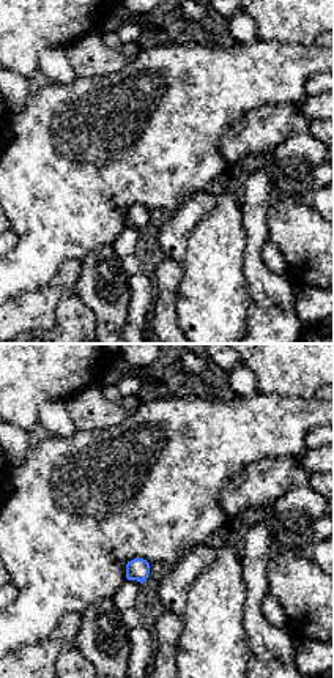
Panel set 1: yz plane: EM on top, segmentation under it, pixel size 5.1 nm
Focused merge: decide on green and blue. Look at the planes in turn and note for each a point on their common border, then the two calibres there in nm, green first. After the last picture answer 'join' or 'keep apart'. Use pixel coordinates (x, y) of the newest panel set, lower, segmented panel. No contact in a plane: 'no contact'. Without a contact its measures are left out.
no contact

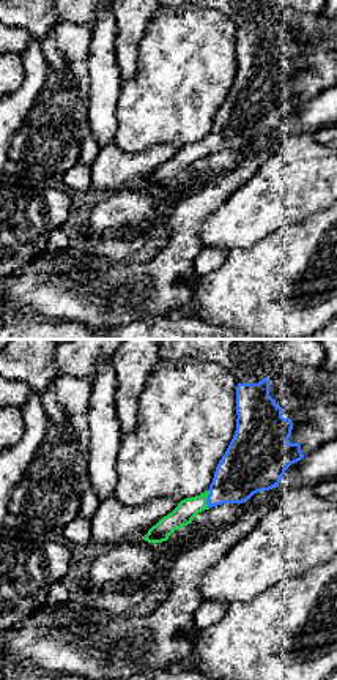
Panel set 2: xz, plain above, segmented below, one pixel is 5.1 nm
(207, 497) | 110/260 nm

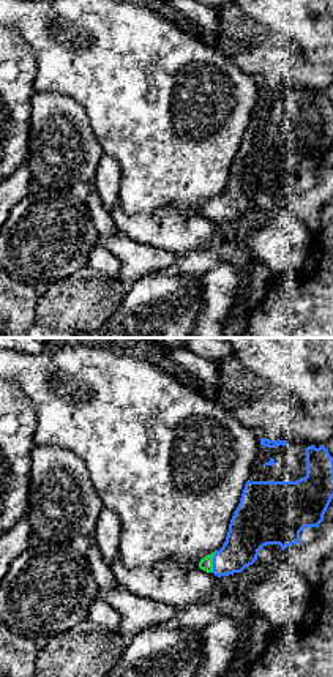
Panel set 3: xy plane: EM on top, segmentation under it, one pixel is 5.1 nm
(212, 562) | 70/220 nm

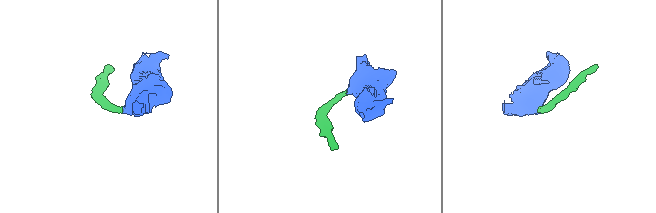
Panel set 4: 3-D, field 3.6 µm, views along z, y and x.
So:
join

